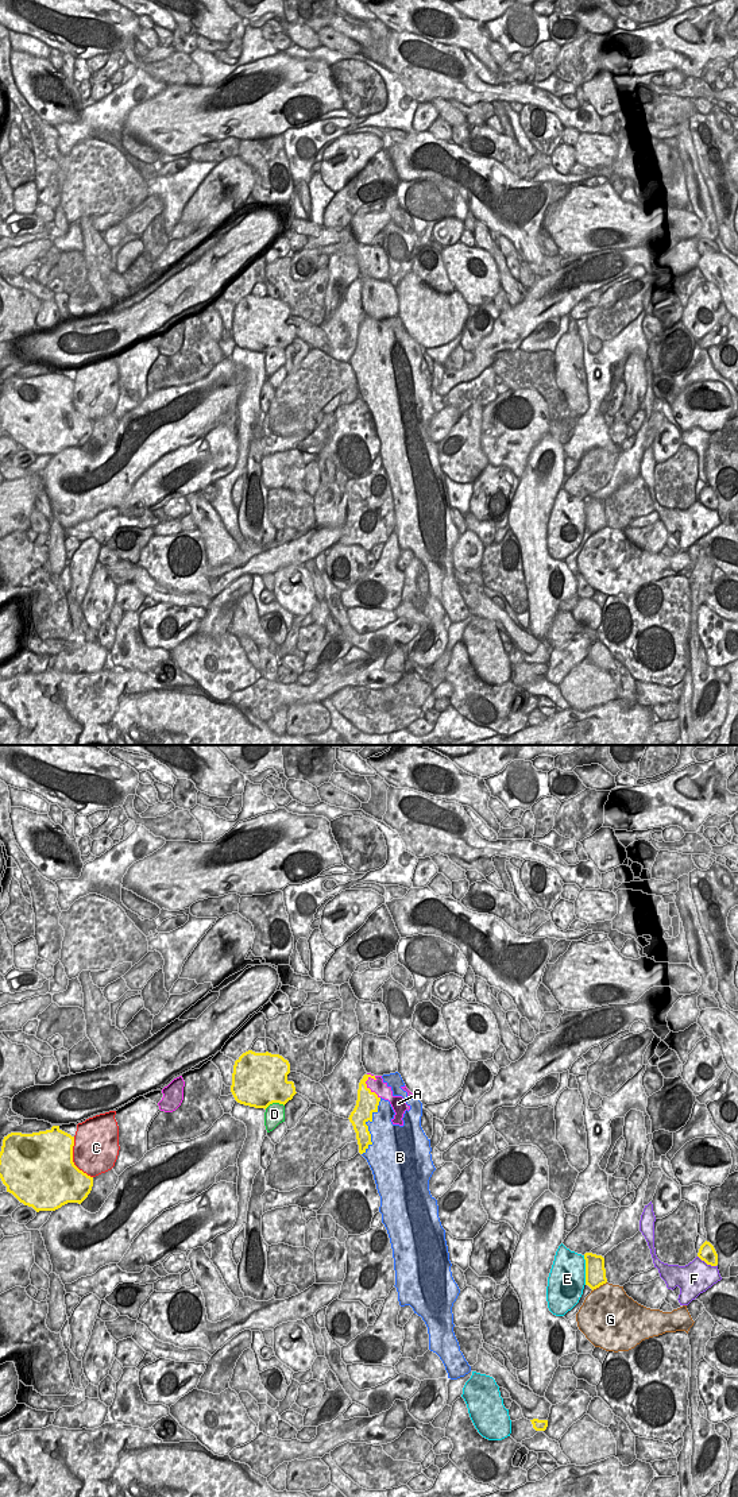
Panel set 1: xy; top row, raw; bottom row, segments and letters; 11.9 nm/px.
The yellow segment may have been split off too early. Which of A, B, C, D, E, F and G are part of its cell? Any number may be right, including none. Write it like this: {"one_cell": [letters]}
{"one_cell": []}

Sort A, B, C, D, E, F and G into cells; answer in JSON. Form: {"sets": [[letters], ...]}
{"sets": [["A", "B"], ["C"], ["D"], ["E"], ["F"], ["G"]]}

